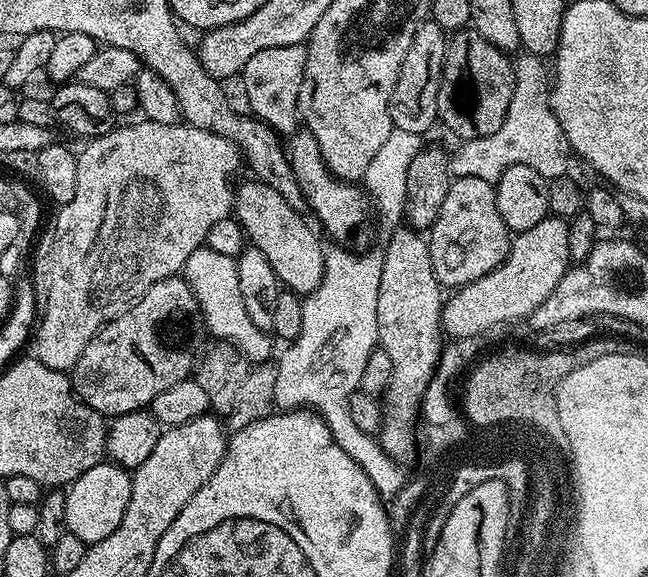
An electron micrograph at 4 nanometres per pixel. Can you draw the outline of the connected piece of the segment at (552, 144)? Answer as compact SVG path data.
M519 53L513 61L512 92L508 99L507 114L505 114L502 126L488 136L463 141L457 146L456 152L450 156L448 164L449 175L455 179L460 177L481 178L495 185L501 175L512 165L524 165L542 174L545 179L561 179L567 175L568 156L570 150L567 140L562 134L561 127L553 116L550 103L550 72L546 70L543 57L536 53Z

